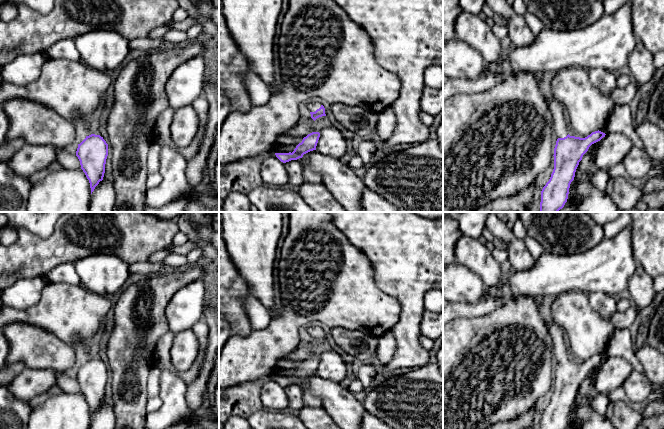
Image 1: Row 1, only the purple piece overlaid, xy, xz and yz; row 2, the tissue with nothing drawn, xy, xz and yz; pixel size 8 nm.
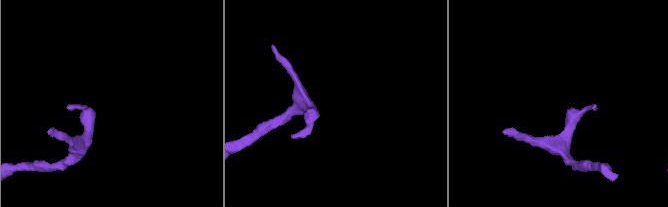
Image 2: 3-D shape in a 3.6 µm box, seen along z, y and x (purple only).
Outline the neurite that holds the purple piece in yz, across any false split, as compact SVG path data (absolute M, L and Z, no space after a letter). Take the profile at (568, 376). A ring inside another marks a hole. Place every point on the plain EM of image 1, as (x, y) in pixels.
M546 322L552 337L553 353L557 360L554 372L554 393L541 415L540 429L565 429L576 393L589 371L605 361L601 355L592 356L585 362L570 360L564 340L564 330L555 323Z

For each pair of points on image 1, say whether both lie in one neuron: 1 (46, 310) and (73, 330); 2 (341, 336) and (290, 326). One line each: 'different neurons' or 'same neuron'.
1: same neuron
2: different neurons

